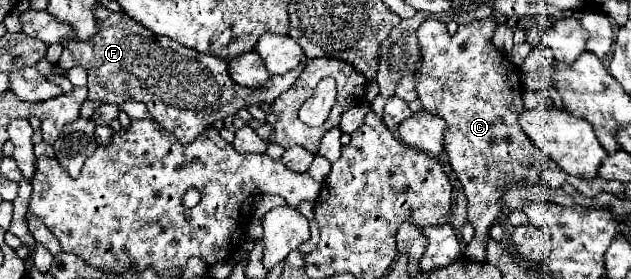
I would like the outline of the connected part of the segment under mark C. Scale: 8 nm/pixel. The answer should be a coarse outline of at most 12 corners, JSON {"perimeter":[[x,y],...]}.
{"perimeter":[[491,18],[419,30],[415,90],[483,262],[509,184],[539,182],[519,68]]}

